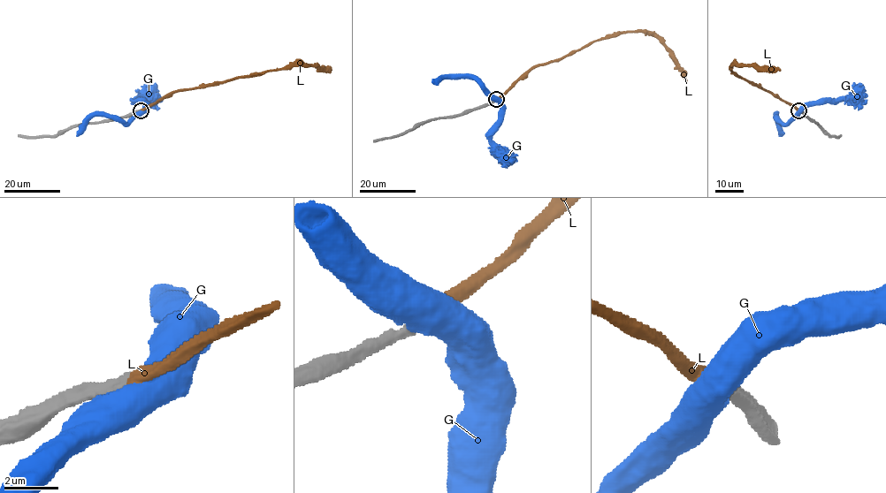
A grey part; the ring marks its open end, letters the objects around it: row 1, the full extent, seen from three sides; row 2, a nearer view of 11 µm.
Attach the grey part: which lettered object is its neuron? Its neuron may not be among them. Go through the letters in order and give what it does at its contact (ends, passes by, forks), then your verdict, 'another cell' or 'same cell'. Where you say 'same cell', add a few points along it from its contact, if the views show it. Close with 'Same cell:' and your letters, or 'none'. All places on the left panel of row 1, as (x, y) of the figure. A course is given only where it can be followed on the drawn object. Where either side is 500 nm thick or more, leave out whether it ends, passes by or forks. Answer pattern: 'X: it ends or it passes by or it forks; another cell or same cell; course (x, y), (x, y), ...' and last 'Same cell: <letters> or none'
G: another cell
L: it ends; same cell; course (141, 110), (179, 91), (298, 64), (314, 64), (331, 70)
Same cell: L

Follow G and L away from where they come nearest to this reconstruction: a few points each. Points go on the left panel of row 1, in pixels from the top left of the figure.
G: (140, 111), (127, 123), (112, 117), (94, 115), (77, 136)
L: (141, 110), (179, 91), (298, 64), (314, 64), (331, 70)

